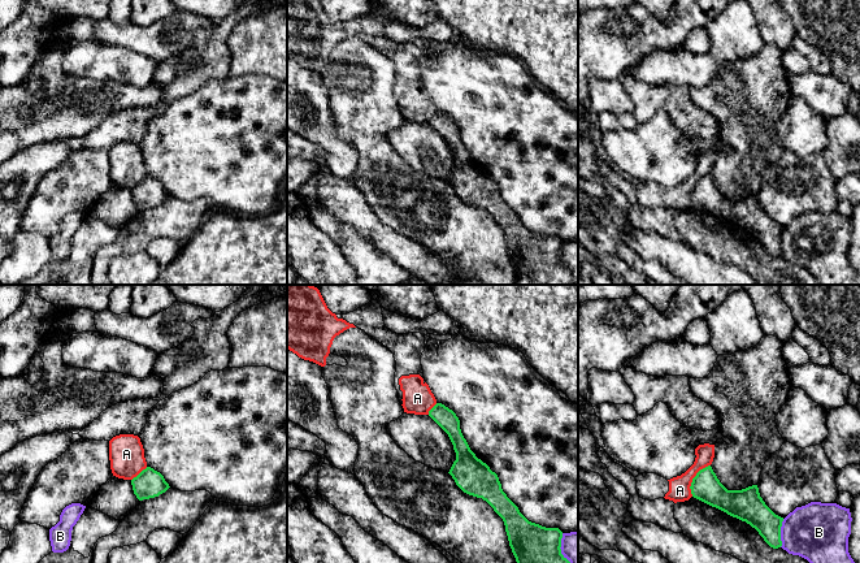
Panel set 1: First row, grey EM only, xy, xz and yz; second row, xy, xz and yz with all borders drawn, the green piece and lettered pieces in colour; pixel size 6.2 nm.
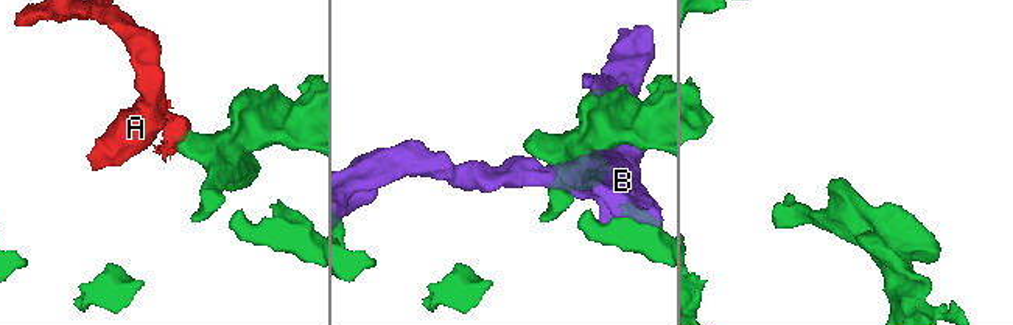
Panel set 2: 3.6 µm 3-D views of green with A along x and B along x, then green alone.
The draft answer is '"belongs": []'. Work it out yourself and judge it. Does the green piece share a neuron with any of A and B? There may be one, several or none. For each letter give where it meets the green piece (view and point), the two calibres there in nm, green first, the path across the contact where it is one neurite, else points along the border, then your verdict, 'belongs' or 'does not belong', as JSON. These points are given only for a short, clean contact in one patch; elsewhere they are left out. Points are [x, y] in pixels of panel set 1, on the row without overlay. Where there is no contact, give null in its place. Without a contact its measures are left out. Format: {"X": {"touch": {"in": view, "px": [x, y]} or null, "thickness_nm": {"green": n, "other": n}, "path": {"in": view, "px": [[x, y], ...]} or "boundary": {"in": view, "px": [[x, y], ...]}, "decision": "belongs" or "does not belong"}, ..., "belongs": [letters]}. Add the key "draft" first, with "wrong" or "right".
{"draft": "right", "A": {"touch": {"in": "yz", "px": [693, 187]}, "thickness_nm": {"green": 180, "other": 130}, "boundary": {"in": "yz", "px": [[709, 173], [703, 176], [693, 187], [690, 195], [691, 204]]}, "decision": "does not belong"}, "B": {"touch": {"in": "yz", "px": [780, 242]}, "thickness_nm": {"green": 190, "other": 360}, "decision": "does not belong"}, "belongs": []}

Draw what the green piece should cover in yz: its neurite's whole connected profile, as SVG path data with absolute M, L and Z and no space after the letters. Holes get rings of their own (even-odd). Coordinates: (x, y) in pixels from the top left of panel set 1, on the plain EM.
M708 174L696 182L690 198L694 207L750 233L770 256L782 255L783 226L765 213L757 194L742 199L727 199Z

